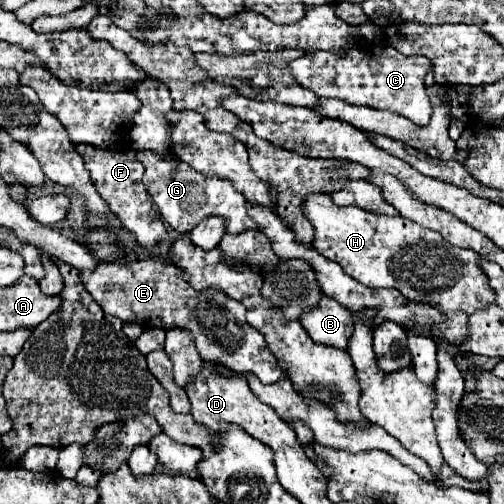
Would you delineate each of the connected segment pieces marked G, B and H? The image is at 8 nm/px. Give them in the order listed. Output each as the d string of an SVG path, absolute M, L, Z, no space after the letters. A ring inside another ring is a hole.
M141 151L139 161L145 165L143 183L149 195L153 197L155 205L159 207L161 219L167 221L175 231L189 233L189 229L195 227L199 219L209 217L209 215L223 217L227 221L225 229L229 235L239 235L247 229L253 229L253 231L259 229L255 221L247 215L245 197L231 185L231 181L217 179L217 177L203 177L186 163L179 163L179 169L171 169L171 165L167 165L163 157L155 157L155 153Z
M323 295L311 313L301 317L301 323L315 343L337 349L347 349L347 341L355 329L353 313L327 295Z
M313 193L301 205L303 215L315 227L313 247L327 259L337 261L347 275L367 287L395 287L411 301L441 305L445 313L473 313L493 303L487 277L479 273L479 255L447 243L437 231L425 229L401 215L387 217L359 207L339 207L327 193Z

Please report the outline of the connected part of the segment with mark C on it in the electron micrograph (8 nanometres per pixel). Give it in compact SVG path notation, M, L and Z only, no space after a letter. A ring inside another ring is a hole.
M369 45L369 47L353 47L349 49L343 57L335 57L335 53L327 51L327 53L305 53L303 57L291 61L291 75L295 77L295 81L307 89L311 89L313 93L317 93L319 97L327 97L327 99L341 99L347 101L351 105L365 105L365 107L373 107L373 109L385 109L385 111L395 111L407 119L411 119L417 125L427 125L431 115L433 115L433 105L429 101L427 89L423 85L423 77L429 69L429 59L421 57L421 55L403 55L397 49L383 45Z

